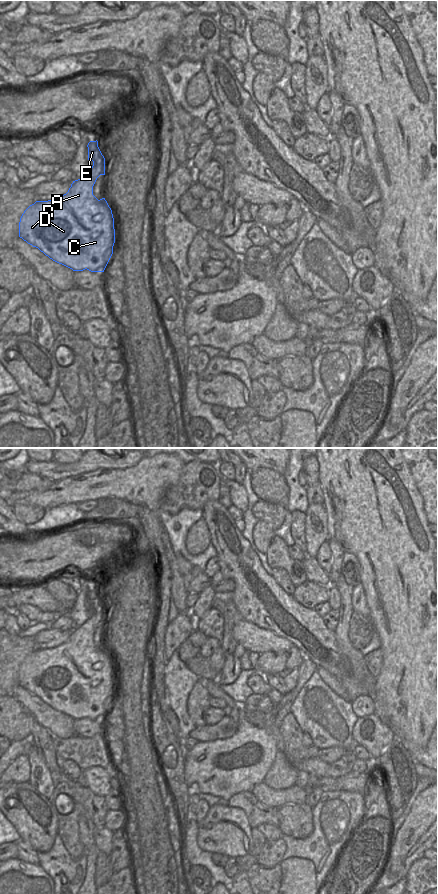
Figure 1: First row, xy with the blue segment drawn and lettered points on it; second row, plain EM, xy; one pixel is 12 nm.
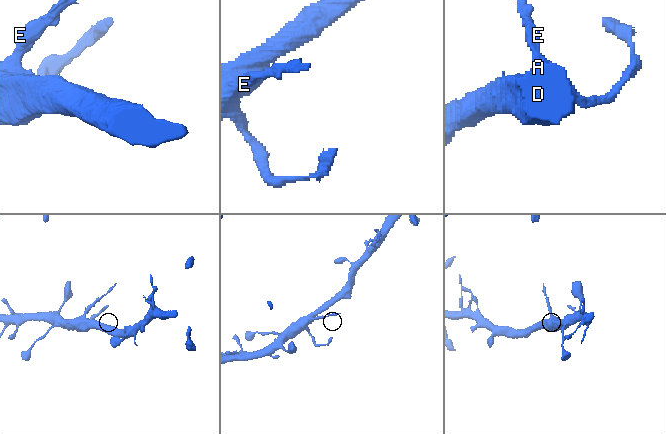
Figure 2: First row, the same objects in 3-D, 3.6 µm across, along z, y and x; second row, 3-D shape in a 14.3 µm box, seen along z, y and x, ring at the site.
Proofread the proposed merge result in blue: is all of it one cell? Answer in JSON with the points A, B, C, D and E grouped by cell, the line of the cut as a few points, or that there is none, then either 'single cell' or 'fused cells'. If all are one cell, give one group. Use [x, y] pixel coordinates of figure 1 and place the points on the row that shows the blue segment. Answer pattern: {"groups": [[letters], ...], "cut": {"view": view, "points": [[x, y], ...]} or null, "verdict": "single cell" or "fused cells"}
{"groups": [["A", "B", "C", "D"], ["E"]], "cut": {"view": "xy", "points": [[80, 179], [85, 183], [84, 187], [92, 193]]}, "verdict": "fused cells"}

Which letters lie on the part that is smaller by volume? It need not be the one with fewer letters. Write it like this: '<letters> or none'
E

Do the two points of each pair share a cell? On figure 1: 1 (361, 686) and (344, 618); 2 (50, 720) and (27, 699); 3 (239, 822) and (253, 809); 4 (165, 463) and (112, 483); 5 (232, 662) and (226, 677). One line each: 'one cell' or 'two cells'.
1: one cell
2: one cell
3: two cells
4: one cell
5: one cell

